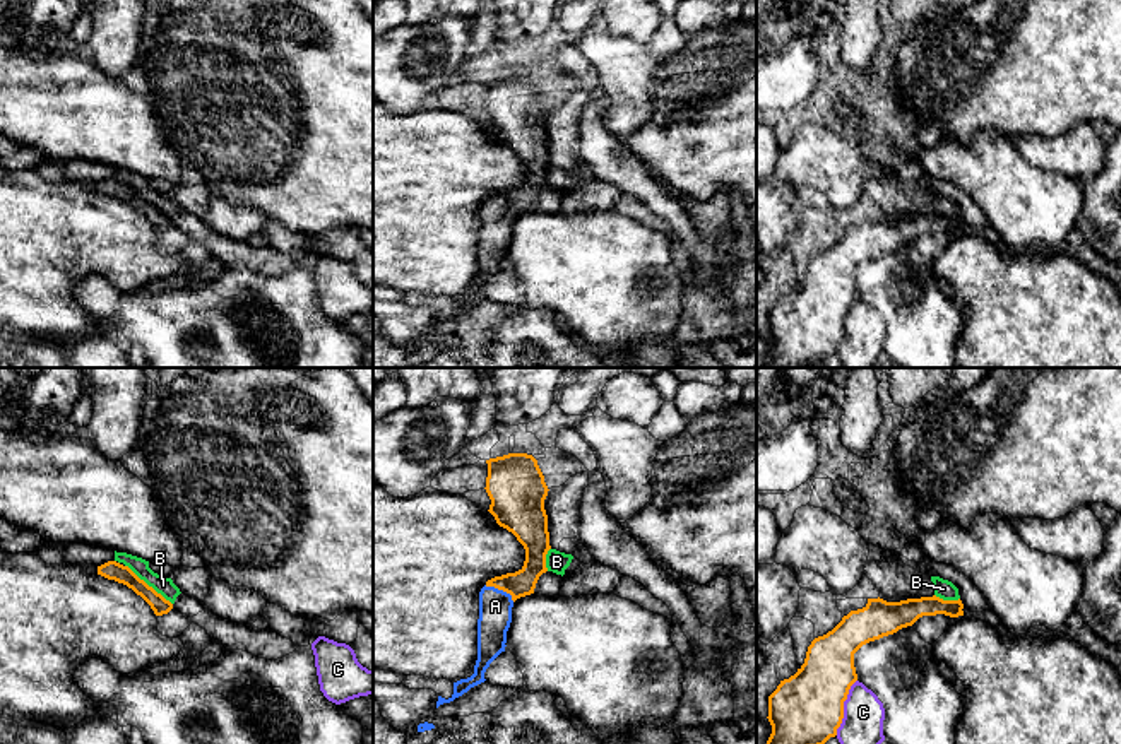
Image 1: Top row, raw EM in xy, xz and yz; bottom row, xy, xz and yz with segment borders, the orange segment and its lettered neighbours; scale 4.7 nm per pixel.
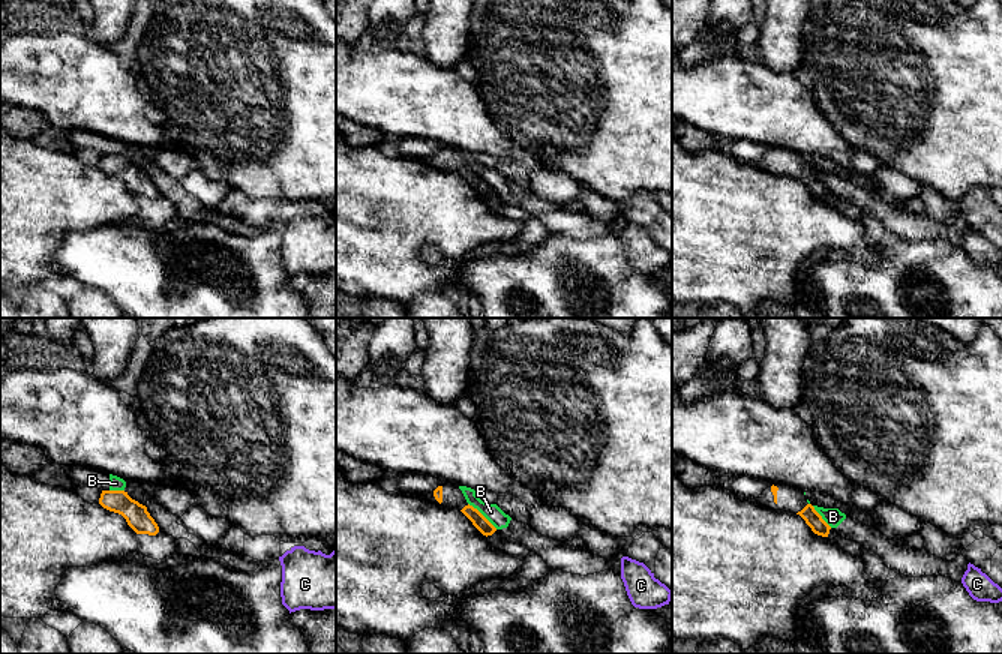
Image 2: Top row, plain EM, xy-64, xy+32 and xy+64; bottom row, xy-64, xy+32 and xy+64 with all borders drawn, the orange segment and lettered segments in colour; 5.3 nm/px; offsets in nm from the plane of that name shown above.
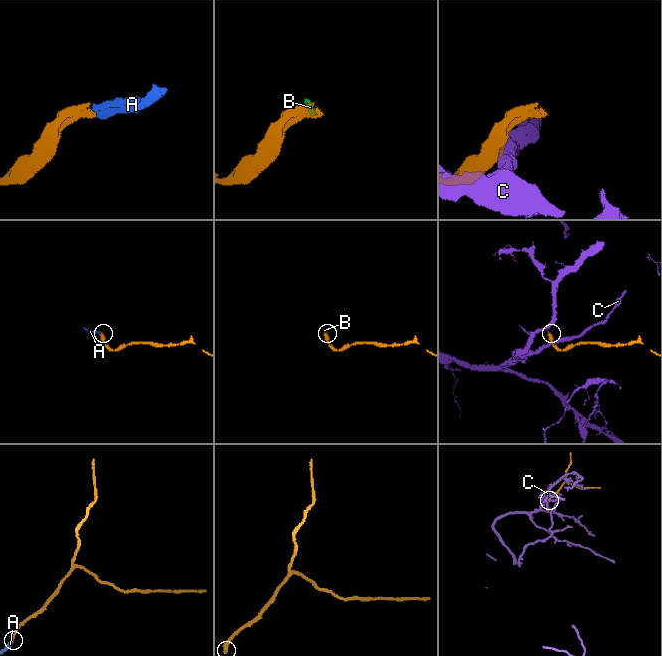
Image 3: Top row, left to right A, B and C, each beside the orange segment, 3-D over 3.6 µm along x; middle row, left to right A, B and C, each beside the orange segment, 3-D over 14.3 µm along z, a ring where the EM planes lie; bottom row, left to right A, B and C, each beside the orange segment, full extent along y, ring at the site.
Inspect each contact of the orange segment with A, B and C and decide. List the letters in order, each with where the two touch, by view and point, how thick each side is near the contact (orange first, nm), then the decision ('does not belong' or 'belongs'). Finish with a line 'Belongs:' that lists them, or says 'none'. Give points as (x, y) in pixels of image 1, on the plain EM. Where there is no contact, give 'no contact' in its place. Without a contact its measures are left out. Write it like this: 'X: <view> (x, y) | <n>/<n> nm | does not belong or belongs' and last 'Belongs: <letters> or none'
A: xz (500, 206) | 120/160 nm | belongs
B: xy (148, 202) | 90/80 nm | does not belong
C: yz (842, 324) | 340/200 nm | does not belong
Belongs: A

